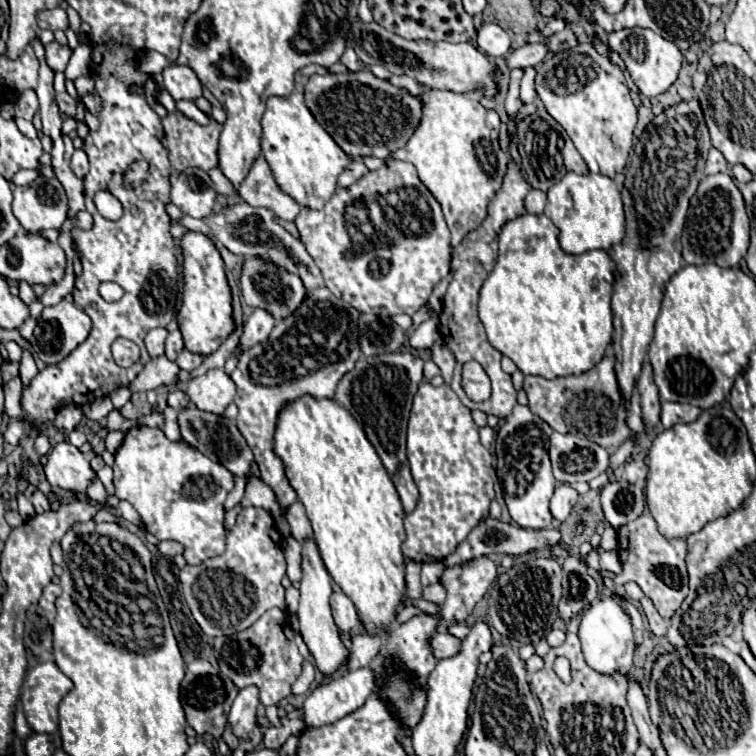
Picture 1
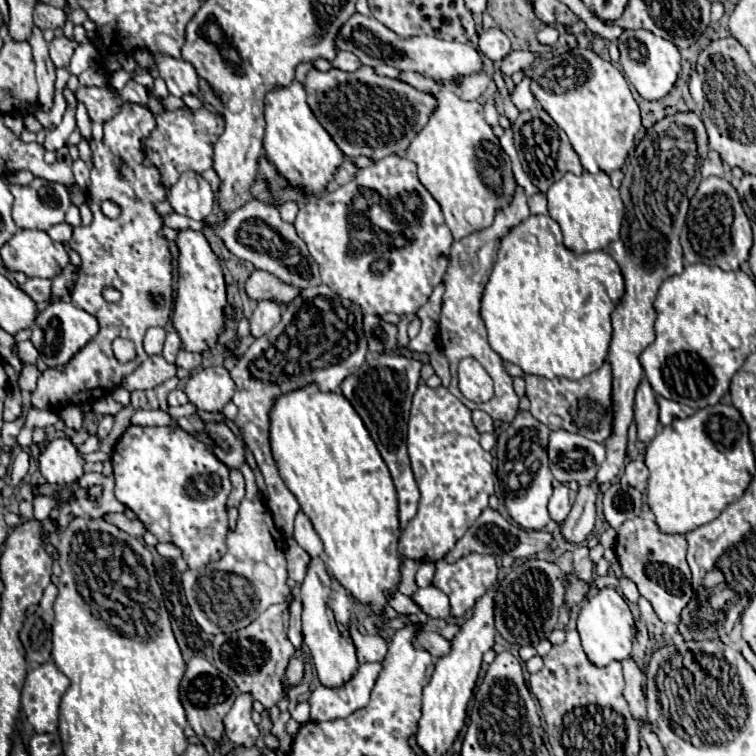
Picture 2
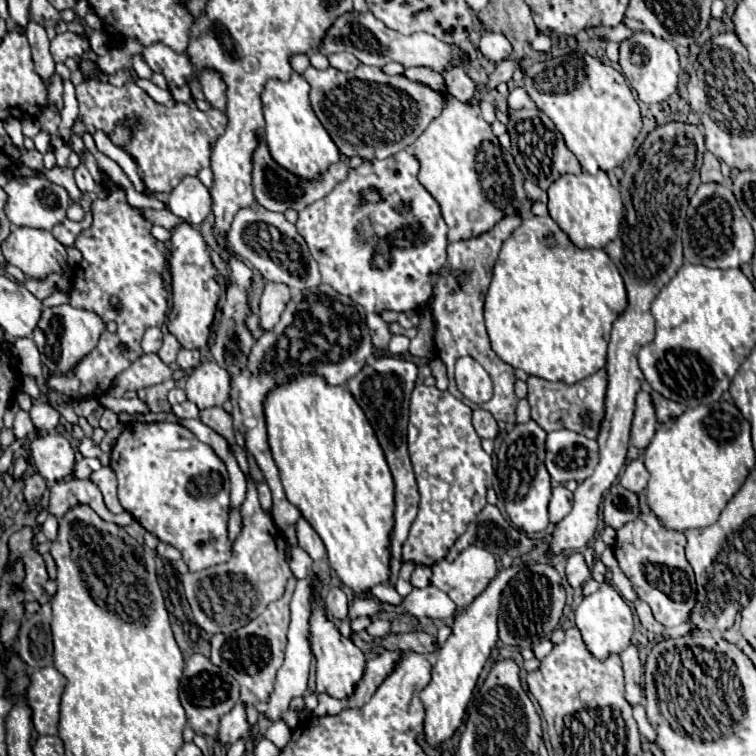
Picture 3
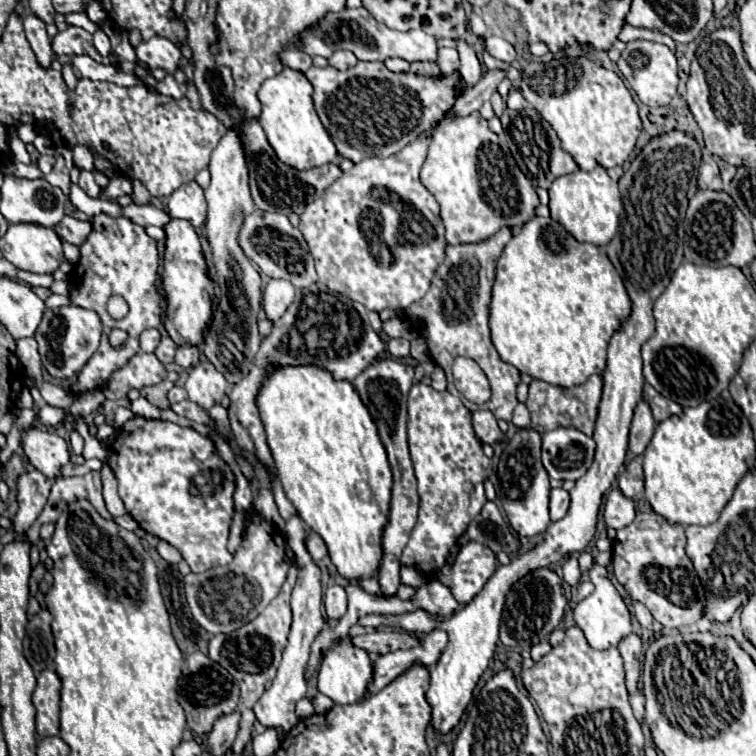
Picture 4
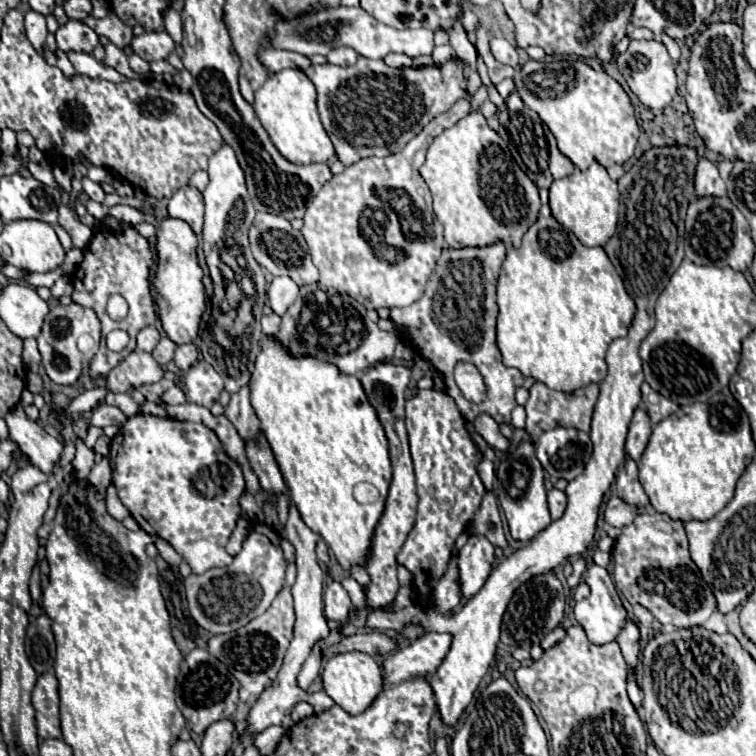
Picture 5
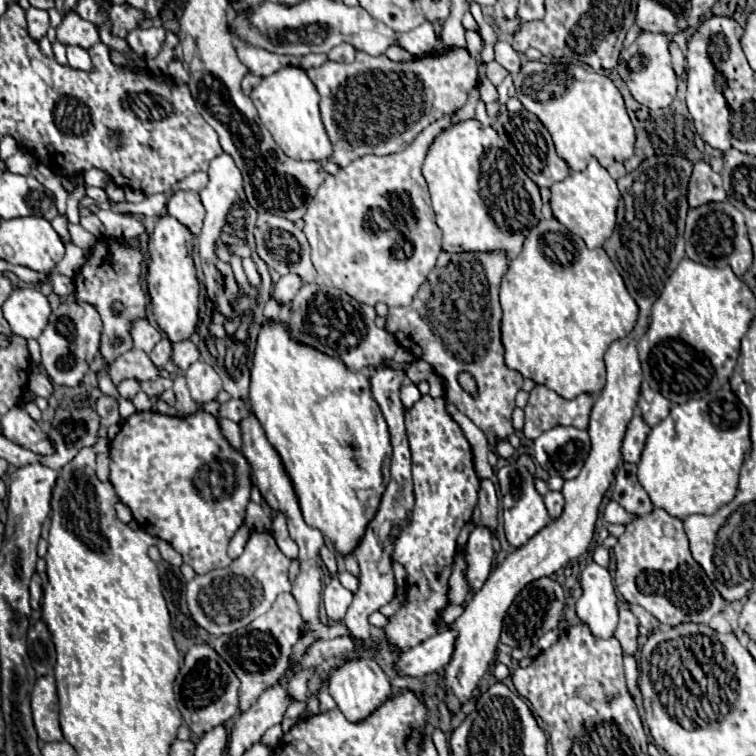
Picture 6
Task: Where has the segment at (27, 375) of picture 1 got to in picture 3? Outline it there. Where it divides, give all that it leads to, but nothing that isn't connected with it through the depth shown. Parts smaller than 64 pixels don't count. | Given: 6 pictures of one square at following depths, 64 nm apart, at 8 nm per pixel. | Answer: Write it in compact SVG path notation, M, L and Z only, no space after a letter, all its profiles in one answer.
M22 376L22 380L20 380L20 388L22 388L24 392L28 392L28 394L32 396L32 400L38 400L40 390L38 390L34 378L30 378L30 376Z

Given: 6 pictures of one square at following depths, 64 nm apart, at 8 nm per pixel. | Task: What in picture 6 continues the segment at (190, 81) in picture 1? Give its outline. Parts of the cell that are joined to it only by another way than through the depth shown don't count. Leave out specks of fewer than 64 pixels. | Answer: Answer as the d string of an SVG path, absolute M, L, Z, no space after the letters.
M134 28L128 32L126 36L126 42L130 44L130 48L142 56L142 58L154 58L160 48L162 48L162 42L166 38L166 30L164 28Z

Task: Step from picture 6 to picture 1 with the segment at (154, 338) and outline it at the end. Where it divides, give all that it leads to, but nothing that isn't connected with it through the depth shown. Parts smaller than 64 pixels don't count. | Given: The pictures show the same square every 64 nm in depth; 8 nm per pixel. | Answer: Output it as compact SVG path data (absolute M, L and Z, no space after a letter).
M152 328L148 334L146 334L146 350L152 358L156 356L162 356L164 354L164 340L168 336L168 330L166 328Z

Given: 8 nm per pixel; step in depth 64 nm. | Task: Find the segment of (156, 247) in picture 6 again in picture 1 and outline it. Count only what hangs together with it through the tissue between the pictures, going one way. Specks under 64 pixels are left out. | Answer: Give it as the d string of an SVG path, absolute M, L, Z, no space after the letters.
M186 232L180 240L182 246L182 272L184 272L184 286L182 286L182 306L178 310L178 326L184 338L184 346L200 356L208 356L218 350L218 346L228 338L234 330L232 322L232 298L228 292L228 282L224 274L224 262L206 234L200 232Z

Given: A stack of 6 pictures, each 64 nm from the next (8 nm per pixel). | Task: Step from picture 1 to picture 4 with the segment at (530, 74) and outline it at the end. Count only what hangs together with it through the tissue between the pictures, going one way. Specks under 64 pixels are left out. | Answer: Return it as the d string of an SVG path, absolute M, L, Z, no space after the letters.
M511 90L506 102L507 107L510 110L519 111L528 106L528 104L526 104L526 100L524 100L524 96L522 96L518 90Z

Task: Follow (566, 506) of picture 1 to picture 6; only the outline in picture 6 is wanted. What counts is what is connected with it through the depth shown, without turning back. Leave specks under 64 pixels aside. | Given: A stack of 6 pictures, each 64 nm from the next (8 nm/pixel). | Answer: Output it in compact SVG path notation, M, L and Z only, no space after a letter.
M548 492L548 494L544 496L544 506L546 506L546 510L548 510L550 520L558 518L558 516L562 514L562 508L564 508L564 498L562 498L562 494L560 494L560 492Z

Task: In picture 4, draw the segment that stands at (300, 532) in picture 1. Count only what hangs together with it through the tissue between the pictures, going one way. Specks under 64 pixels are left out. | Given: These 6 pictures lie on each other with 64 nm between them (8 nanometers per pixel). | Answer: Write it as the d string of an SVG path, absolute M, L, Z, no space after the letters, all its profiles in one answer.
M308 530L308 552L312 554L312 558L318 562L318 560L322 560L322 558L326 558L326 554L328 554L328 550L326 550L326 544L324 544L324 540L316 534L316 532L312 532L312 530Z

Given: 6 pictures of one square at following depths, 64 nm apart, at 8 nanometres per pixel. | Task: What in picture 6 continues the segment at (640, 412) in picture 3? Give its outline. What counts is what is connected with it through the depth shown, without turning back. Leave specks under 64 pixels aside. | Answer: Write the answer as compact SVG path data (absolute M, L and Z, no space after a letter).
M634 414L634 418L628 424L626 436L622 440L622 460L624 462L636 464L640 460L640 454L642 454L648 432L650 432L648 424L640 418L640 414Z

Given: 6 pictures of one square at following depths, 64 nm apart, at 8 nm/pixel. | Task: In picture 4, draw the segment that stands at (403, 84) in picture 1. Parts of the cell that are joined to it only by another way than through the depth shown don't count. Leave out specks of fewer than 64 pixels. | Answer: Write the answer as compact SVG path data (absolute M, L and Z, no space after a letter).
M424 61L413 62L410 65L410 72L423 76L438 76L441 71L436 63Z

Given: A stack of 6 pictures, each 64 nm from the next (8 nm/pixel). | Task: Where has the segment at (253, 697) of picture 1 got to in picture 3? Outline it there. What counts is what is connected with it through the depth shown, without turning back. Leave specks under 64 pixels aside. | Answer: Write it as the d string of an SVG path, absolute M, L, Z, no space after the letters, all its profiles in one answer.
M236 704L222 720L220 720L220 730L216 734L216 740L226 746L230 740L238 740L238 738L250 738L252 730L246 722L246 712L244 712L244 704Z

